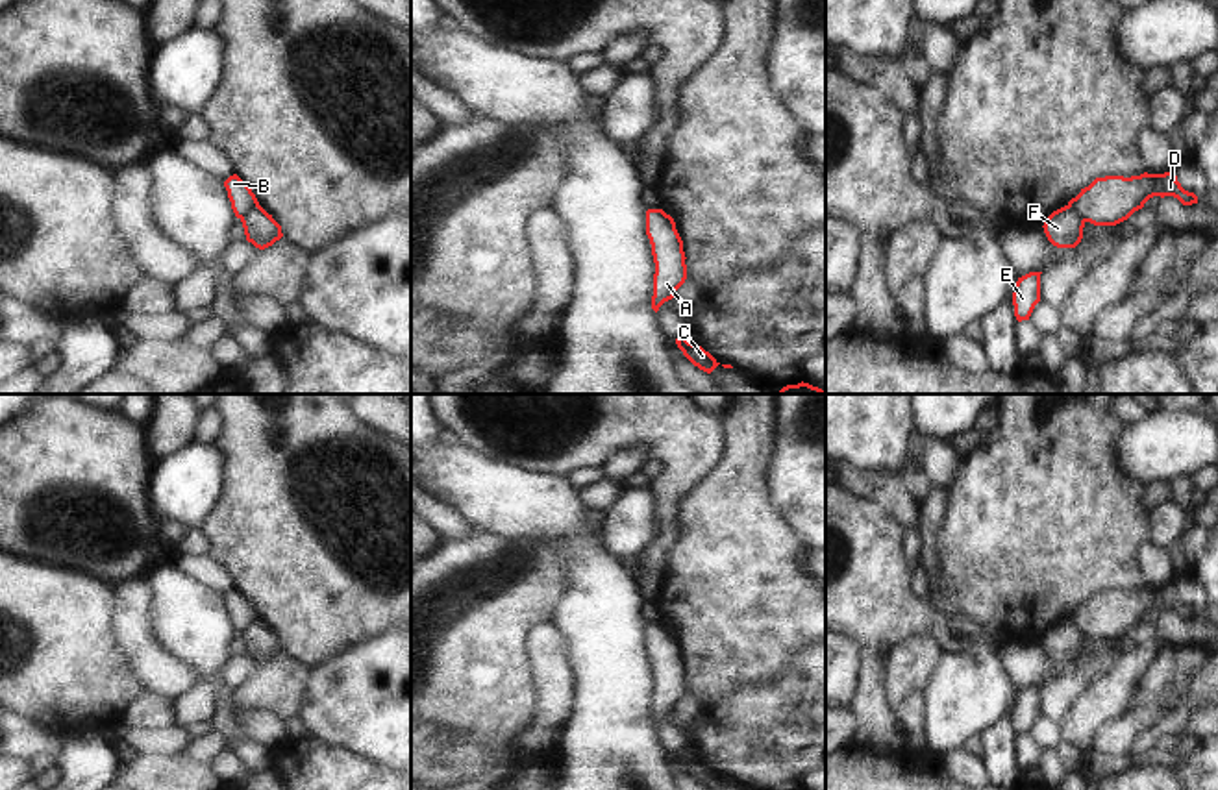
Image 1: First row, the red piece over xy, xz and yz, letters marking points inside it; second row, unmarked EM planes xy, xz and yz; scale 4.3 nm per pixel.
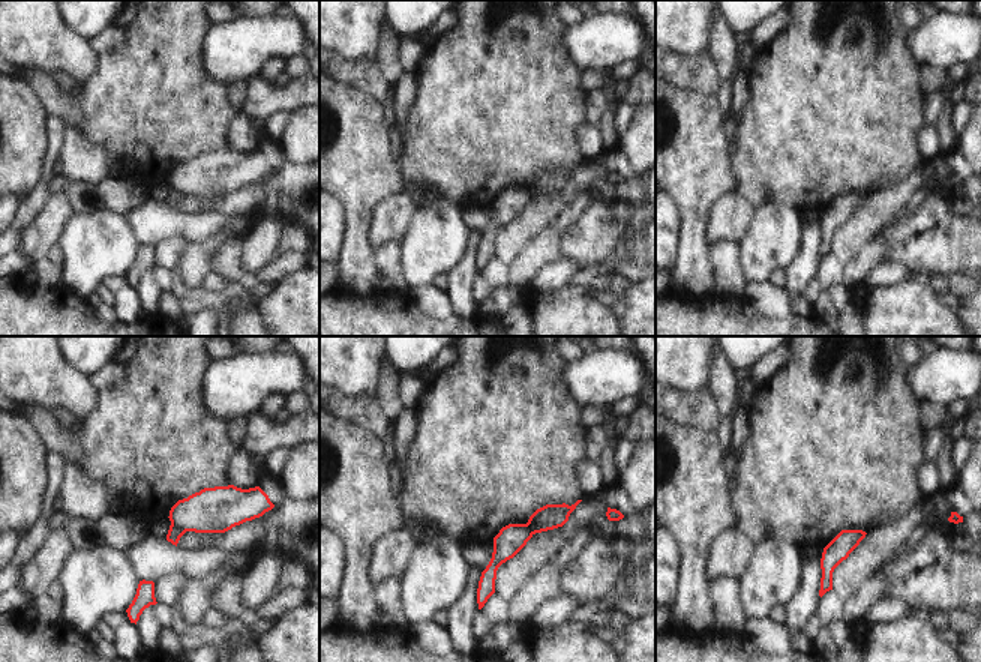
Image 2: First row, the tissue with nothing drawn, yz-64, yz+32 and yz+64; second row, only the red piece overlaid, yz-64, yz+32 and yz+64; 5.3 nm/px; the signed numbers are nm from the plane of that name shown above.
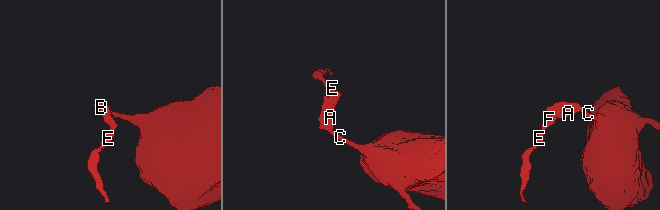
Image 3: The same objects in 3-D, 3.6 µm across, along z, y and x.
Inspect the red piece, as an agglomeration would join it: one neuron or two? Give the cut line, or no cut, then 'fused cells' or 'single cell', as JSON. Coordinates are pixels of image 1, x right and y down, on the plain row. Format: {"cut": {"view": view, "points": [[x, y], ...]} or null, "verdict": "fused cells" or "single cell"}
{"cut": {"view": "yz", "points": [[1068, 618], [1085, 635]]}, "verdict": "fused cells"}

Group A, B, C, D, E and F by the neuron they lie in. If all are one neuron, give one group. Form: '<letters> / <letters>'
A B C D / E F

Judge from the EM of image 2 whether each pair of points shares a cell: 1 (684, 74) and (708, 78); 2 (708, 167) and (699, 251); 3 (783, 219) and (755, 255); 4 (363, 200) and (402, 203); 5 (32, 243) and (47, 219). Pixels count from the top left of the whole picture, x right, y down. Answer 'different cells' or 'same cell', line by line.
1: same cell
2: same cell
3: same cell
4: different cells
5: same cell

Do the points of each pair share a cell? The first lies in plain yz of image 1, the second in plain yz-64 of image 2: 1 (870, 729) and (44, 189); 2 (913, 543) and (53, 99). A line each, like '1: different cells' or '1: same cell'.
1: different cells
2: different cells

